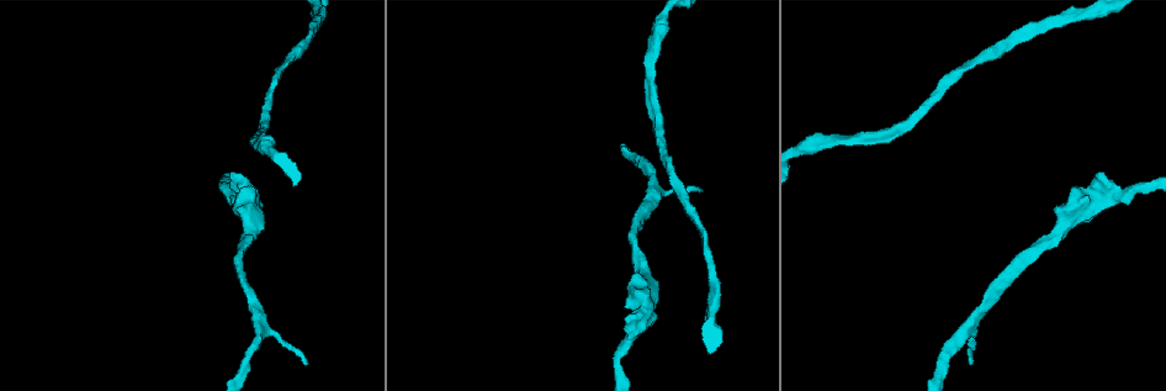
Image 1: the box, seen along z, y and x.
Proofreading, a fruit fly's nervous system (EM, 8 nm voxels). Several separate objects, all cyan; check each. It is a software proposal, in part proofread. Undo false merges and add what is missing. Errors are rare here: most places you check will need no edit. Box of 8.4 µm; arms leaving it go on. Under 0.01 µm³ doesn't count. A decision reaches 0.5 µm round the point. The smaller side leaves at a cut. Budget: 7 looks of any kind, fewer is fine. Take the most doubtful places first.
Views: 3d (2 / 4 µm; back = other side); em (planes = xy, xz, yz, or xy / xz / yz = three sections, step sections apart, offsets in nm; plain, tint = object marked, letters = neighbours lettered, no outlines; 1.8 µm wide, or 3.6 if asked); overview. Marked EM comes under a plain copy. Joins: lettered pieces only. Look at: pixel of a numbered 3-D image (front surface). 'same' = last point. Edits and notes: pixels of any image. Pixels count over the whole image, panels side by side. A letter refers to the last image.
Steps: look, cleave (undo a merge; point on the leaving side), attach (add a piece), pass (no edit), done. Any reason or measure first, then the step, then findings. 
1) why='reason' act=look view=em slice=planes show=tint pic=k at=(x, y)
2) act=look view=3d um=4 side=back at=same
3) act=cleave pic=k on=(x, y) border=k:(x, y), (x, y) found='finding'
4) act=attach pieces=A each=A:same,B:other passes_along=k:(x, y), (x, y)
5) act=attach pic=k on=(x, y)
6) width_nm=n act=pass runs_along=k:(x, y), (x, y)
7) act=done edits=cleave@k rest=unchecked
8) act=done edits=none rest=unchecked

why='branch stops here' act=look view=em slice=planes show=letters pic=1 at=(628, 324)

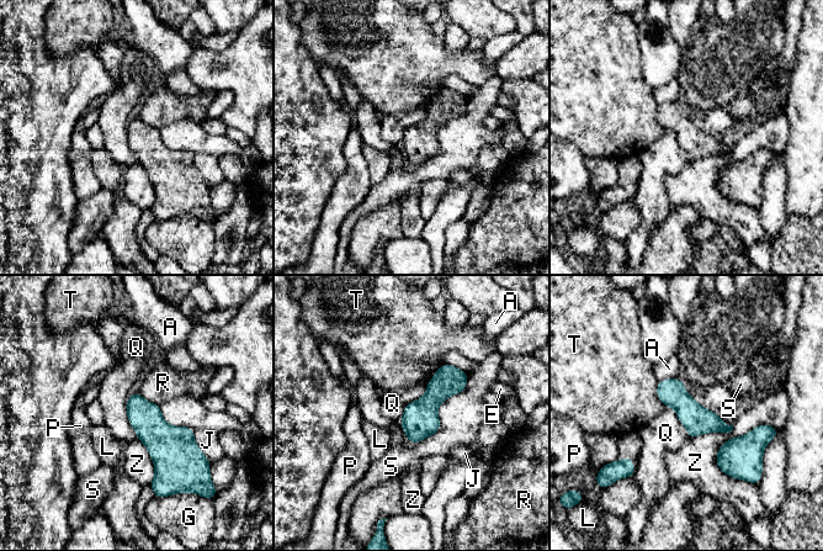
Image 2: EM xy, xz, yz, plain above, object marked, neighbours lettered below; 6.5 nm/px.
act=pass each=A:other,E:other,G:other,J:other,L:other,P:other,Q:other,R:other,S:other,T:other,Z:other border=2:(128, 396), (127, 420), (138, 439) found='no lettered piece goes on from it'

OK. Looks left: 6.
why='free end' act=look view=em slice=xz step=16 show=letters pic=1 at=(970, 364)

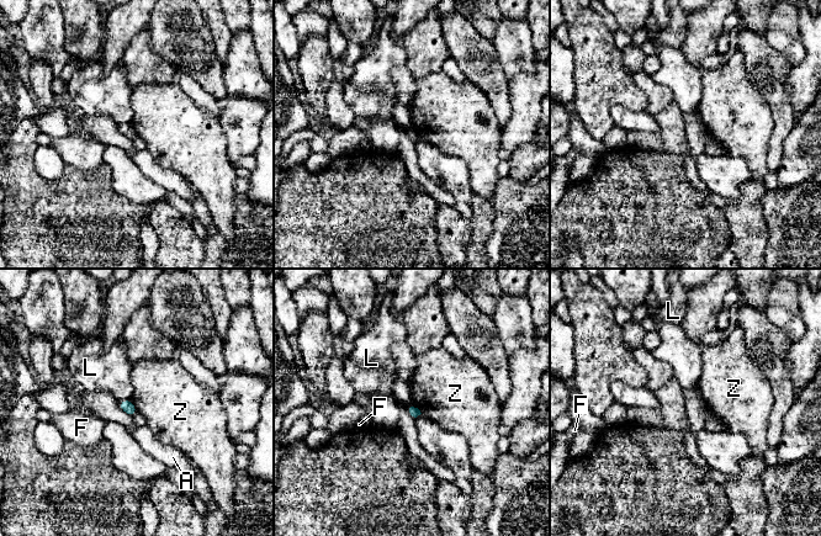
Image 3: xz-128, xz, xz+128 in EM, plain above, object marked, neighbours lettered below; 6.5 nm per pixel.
width_nm=70 act=pass each=A:other,F:other,L:other,Z:other border=3:(130, 398), (118, 402) found='no lettered piece goes on from it'

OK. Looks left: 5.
why='narrows sharply' act=look view=em slice=planes show=letters pic=1 at=(311, 34)

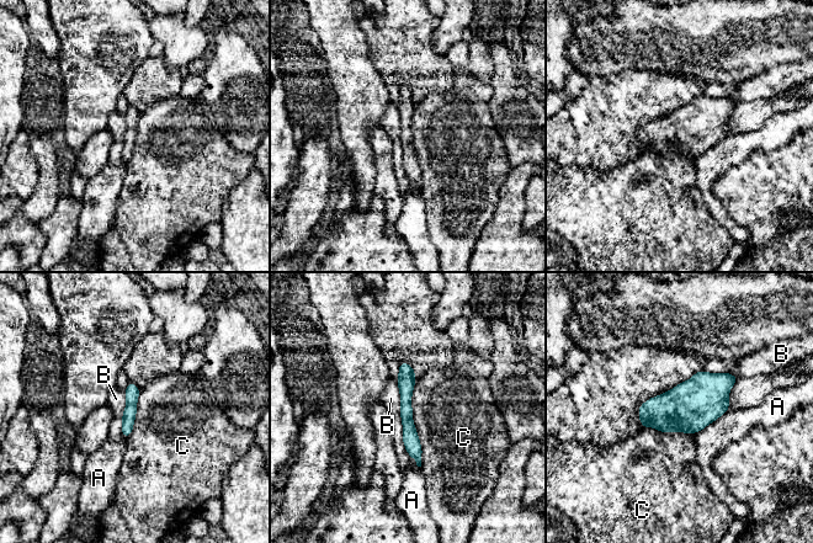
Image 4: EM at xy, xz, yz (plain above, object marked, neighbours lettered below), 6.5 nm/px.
act=pass each=A:other,B:other,C:other runs_along=4:(402, 365), (409, 437), (418, 458) found='continuous, no second neuron'

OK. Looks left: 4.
act=done edits=none rest=unchecked

